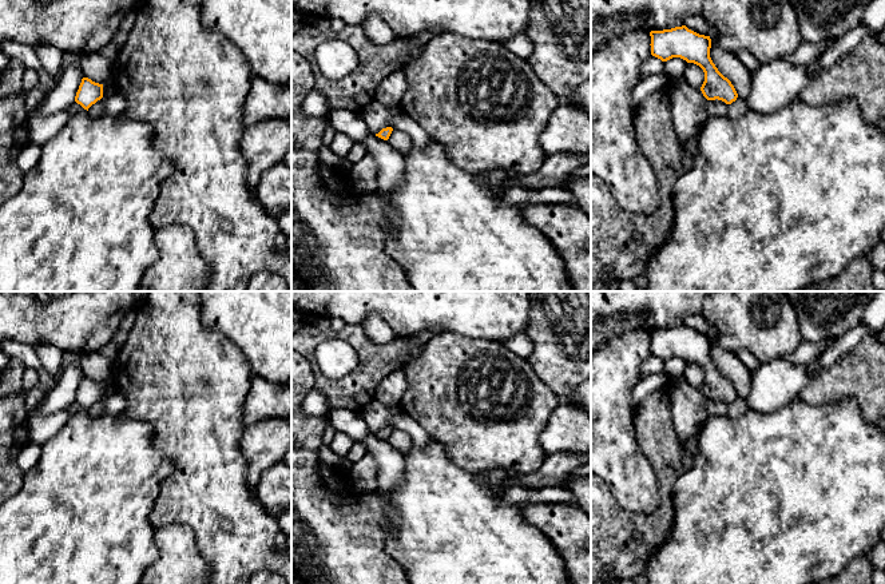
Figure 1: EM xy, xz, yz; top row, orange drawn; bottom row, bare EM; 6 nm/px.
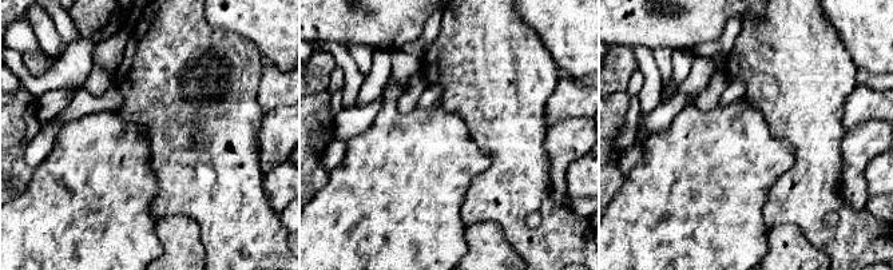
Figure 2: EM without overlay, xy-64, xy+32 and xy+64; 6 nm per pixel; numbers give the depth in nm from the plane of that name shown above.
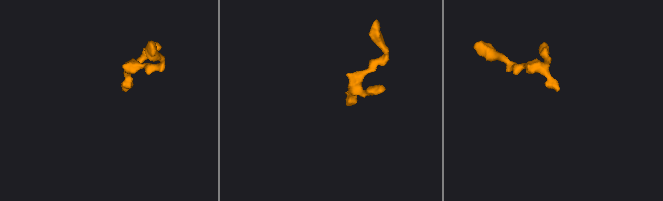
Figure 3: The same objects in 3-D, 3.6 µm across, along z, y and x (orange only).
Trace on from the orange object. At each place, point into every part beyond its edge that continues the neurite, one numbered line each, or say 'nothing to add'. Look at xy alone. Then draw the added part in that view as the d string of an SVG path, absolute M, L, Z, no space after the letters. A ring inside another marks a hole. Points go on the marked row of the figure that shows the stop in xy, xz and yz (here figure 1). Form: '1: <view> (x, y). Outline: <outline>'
1: xy (80, 222). Outline: M83 108L70 118L56 136L41 146L41 156L37 164L24 174L21 190L0 206L0 291L144 291L142 277L159 259L150 214L159 195L160 183L174 171L167 156L154 147L154 135L154 128L148 123L122 115L92 118Z

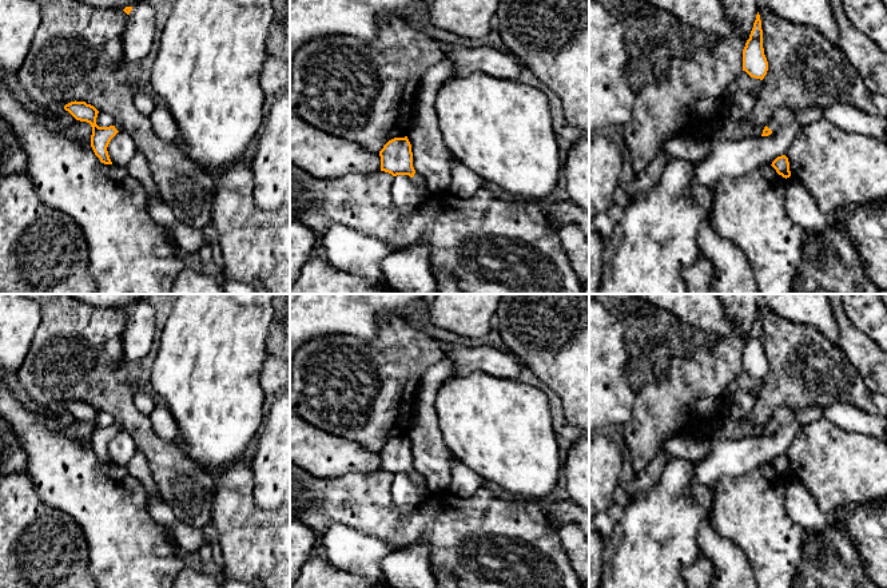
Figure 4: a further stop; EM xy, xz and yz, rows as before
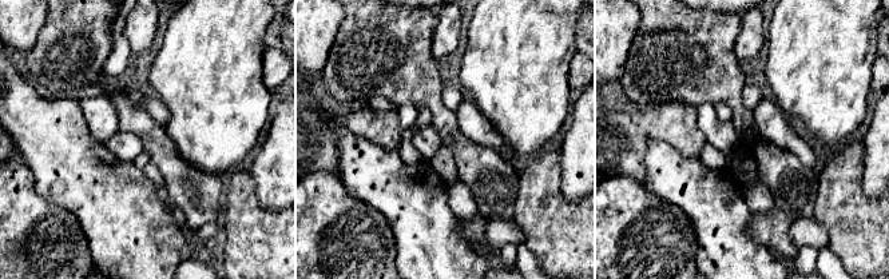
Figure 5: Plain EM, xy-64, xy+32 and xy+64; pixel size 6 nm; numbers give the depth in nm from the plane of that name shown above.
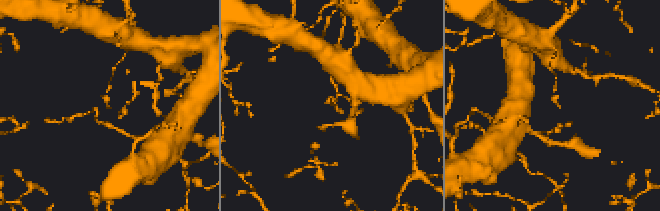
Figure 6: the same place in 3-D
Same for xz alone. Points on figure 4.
1: xz (418, 179). Outline: M415 172L414 176L411 178L411 180L421 187L421 190L419 190L419 203L425 202L429 192L430 192L426 187L425 178L421 174Z

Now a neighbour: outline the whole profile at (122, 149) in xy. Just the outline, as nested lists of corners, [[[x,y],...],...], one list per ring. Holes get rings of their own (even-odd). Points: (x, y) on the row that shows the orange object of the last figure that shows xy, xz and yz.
[[[119,131],[110,142],[107,147],[112,164],[126,167],[132,156],[138,152],[132,138]]]

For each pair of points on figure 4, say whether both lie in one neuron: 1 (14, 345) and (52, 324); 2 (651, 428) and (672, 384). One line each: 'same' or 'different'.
1: different
2: same

